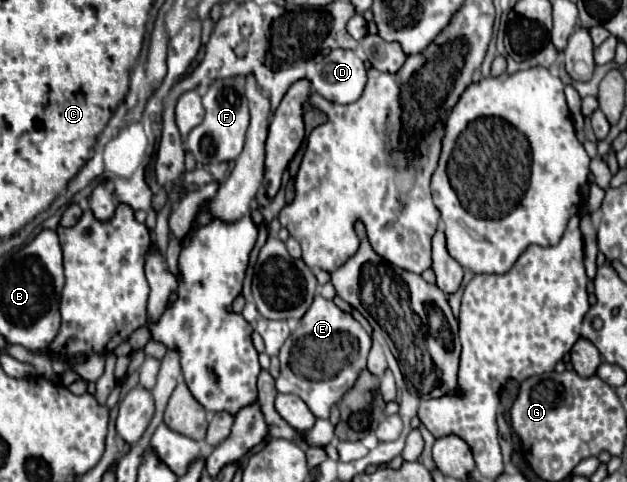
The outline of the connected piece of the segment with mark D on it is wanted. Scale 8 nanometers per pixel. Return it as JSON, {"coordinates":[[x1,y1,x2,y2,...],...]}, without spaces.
{"coordinates":[[331,50,309,72,311,88,337,104,355,102,365,88,367,68,353,50]]}

